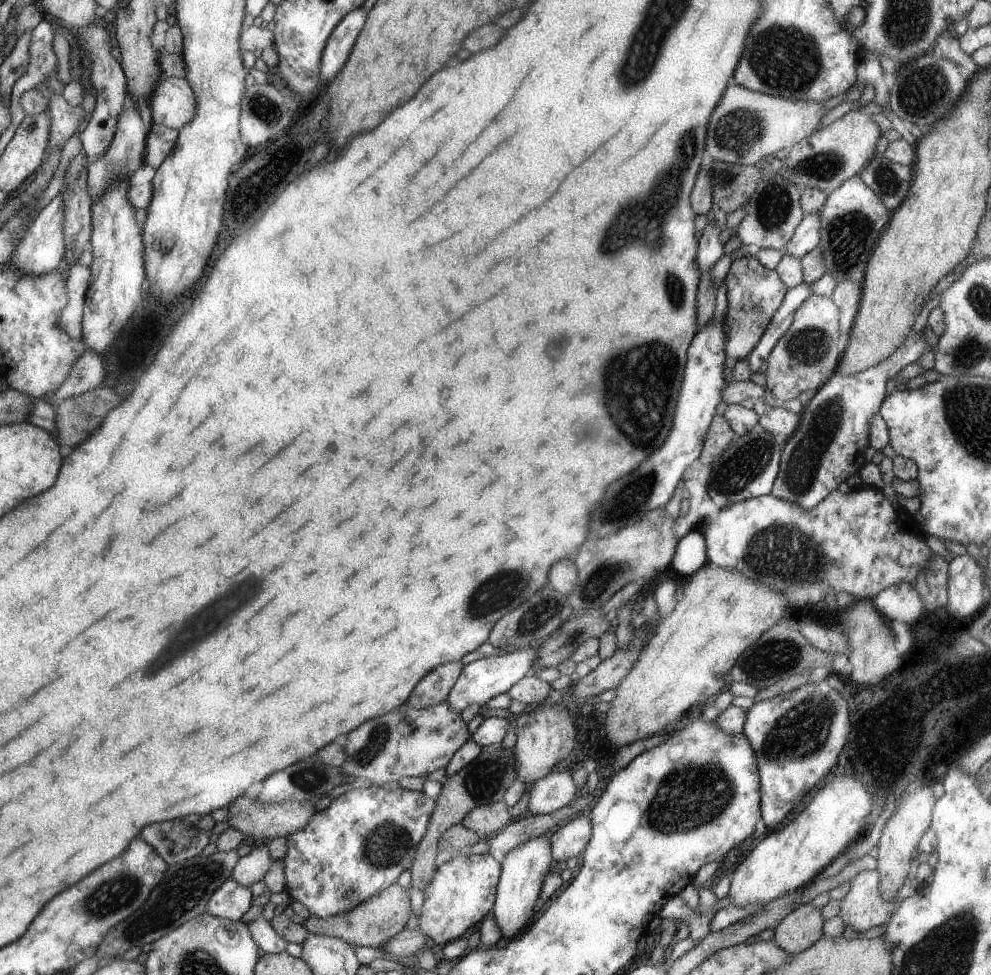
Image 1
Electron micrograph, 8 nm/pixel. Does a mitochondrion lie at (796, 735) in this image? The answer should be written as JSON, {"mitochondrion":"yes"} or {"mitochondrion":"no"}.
{"mitochondrion":"yes"}

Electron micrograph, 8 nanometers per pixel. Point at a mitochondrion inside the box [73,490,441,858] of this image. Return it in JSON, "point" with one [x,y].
{"point":[213,617]}

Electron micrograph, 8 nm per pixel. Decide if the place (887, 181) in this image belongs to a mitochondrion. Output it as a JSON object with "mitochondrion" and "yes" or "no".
{"mitochondrion":"yes"}

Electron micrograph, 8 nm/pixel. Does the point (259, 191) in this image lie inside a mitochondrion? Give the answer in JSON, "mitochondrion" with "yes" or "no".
{"mitochondrion":"no"}

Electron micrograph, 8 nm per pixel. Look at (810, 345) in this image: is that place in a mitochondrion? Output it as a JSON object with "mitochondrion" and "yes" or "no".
{"mitochondrion":"yes"}

